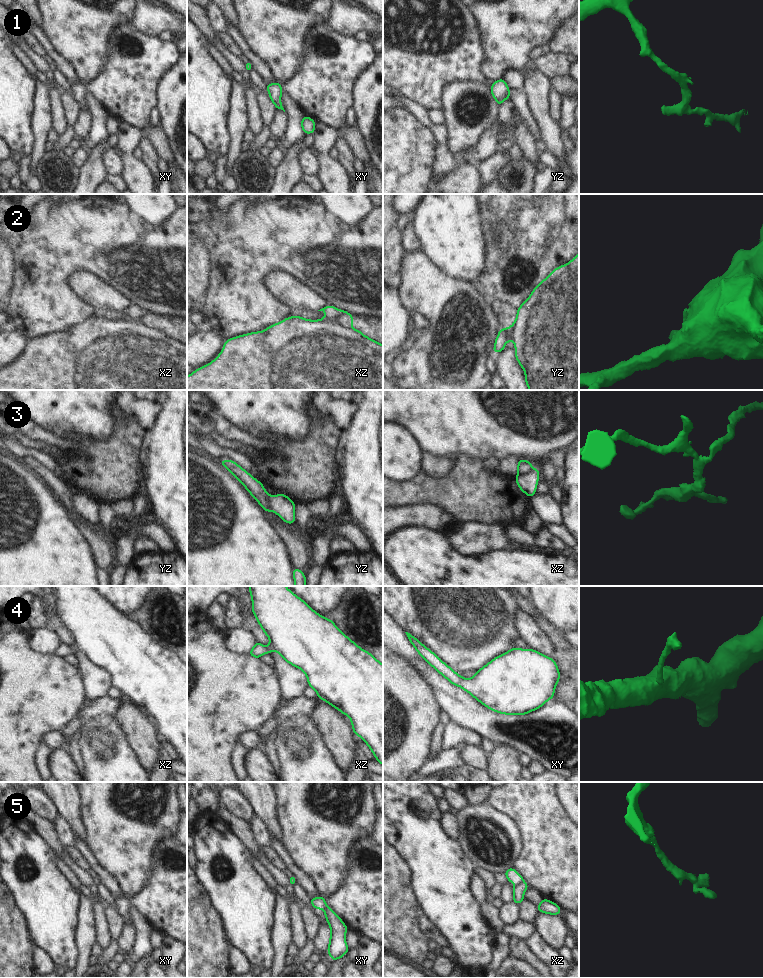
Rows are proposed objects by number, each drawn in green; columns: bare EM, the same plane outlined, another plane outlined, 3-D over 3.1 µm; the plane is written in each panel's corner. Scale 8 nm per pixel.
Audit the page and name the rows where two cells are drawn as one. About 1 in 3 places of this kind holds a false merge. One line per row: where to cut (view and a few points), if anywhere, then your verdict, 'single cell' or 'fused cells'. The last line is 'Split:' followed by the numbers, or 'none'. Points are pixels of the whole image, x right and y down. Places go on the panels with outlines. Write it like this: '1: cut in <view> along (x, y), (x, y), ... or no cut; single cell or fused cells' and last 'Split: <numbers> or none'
1: no cut; single cell
2: cut in xz along (339, 310), (335, 317), (331, 319), (326, 318); fused cells
3: cut in yz along (269, 495), (268, 505), (272, 510); fused cells
4: no cut; single cell
5: cut in xz along (523, 881), (515, 886); fused cells
Split: 2, 3, 5

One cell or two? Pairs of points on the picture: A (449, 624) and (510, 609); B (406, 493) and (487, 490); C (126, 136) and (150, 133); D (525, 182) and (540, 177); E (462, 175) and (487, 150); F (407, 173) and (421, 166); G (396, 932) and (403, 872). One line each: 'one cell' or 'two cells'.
A: one cell
B: one cell
C: two cells
D: two cells
E: two cells
F: one cell
G: one cell

